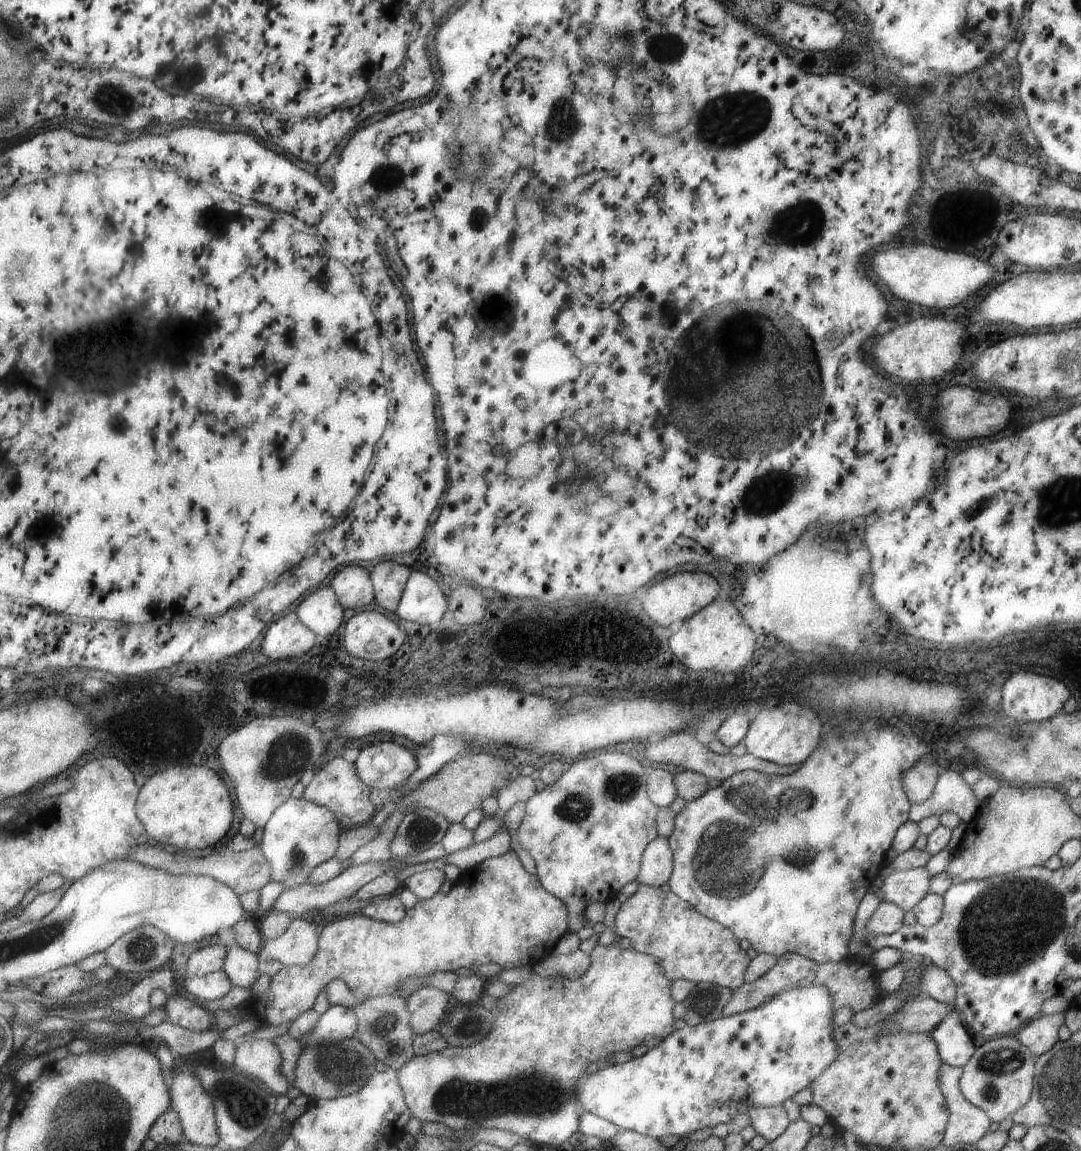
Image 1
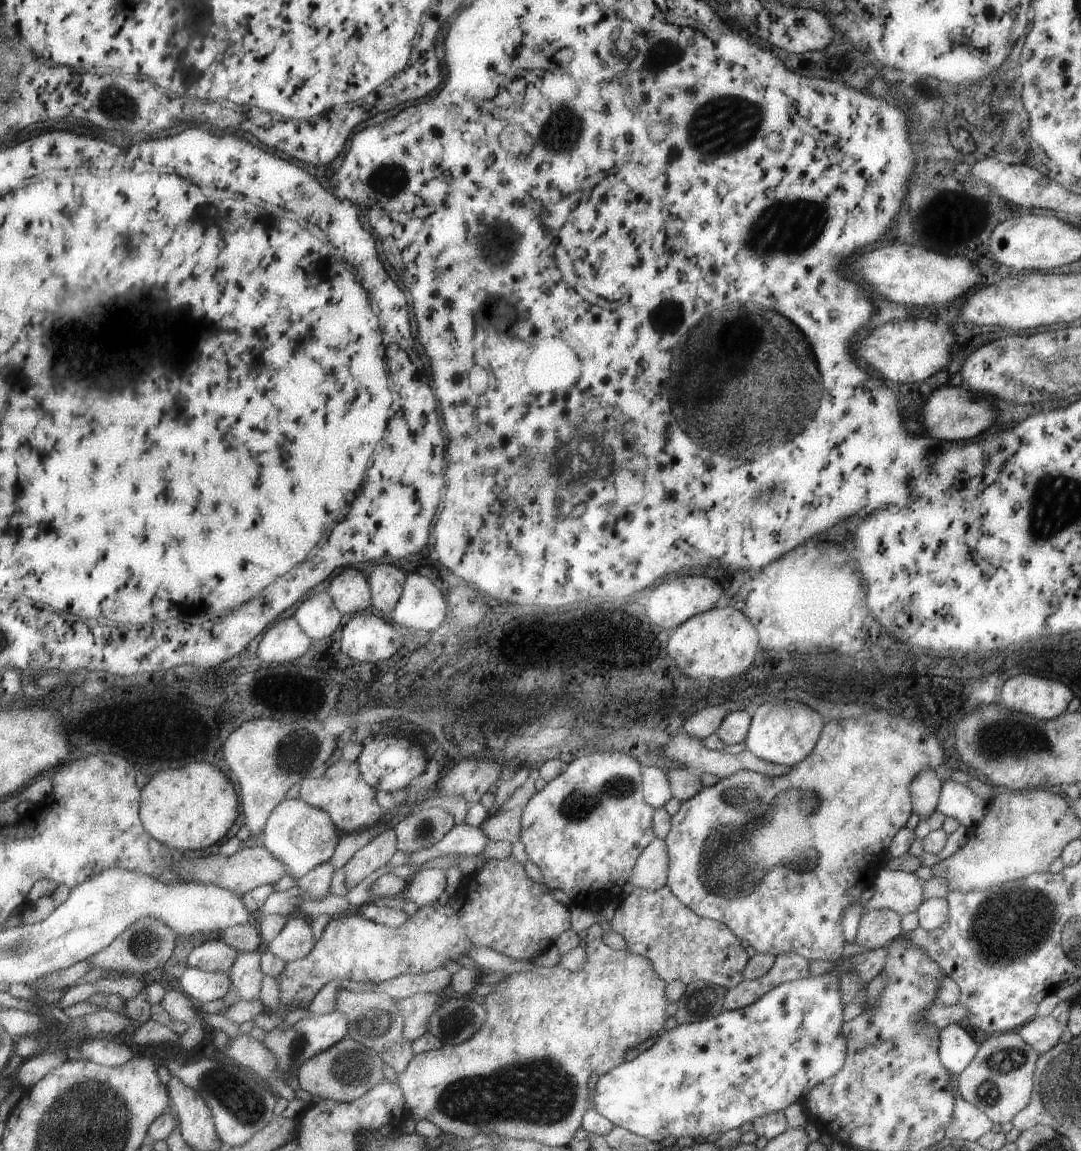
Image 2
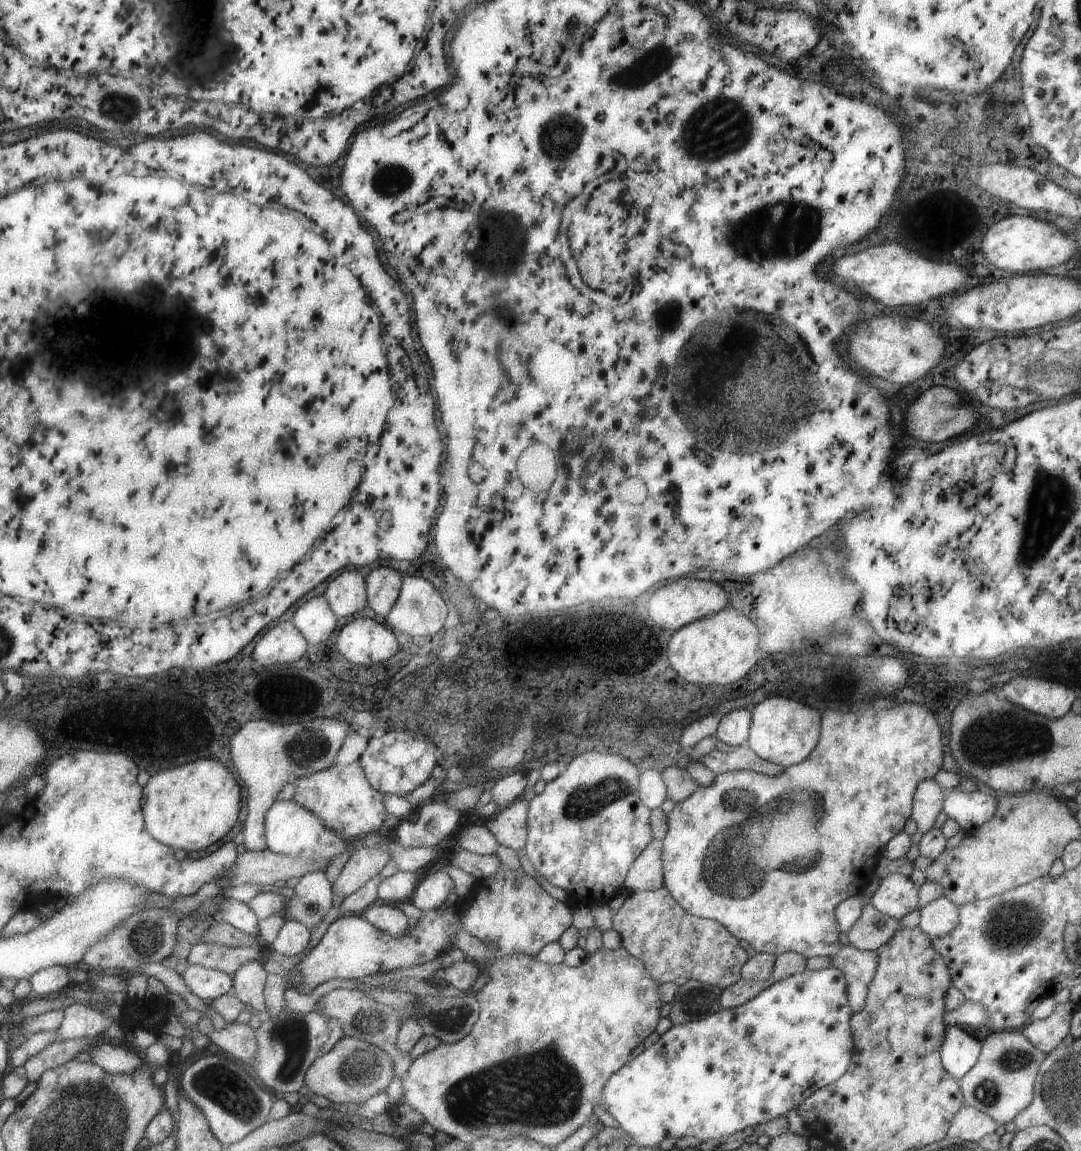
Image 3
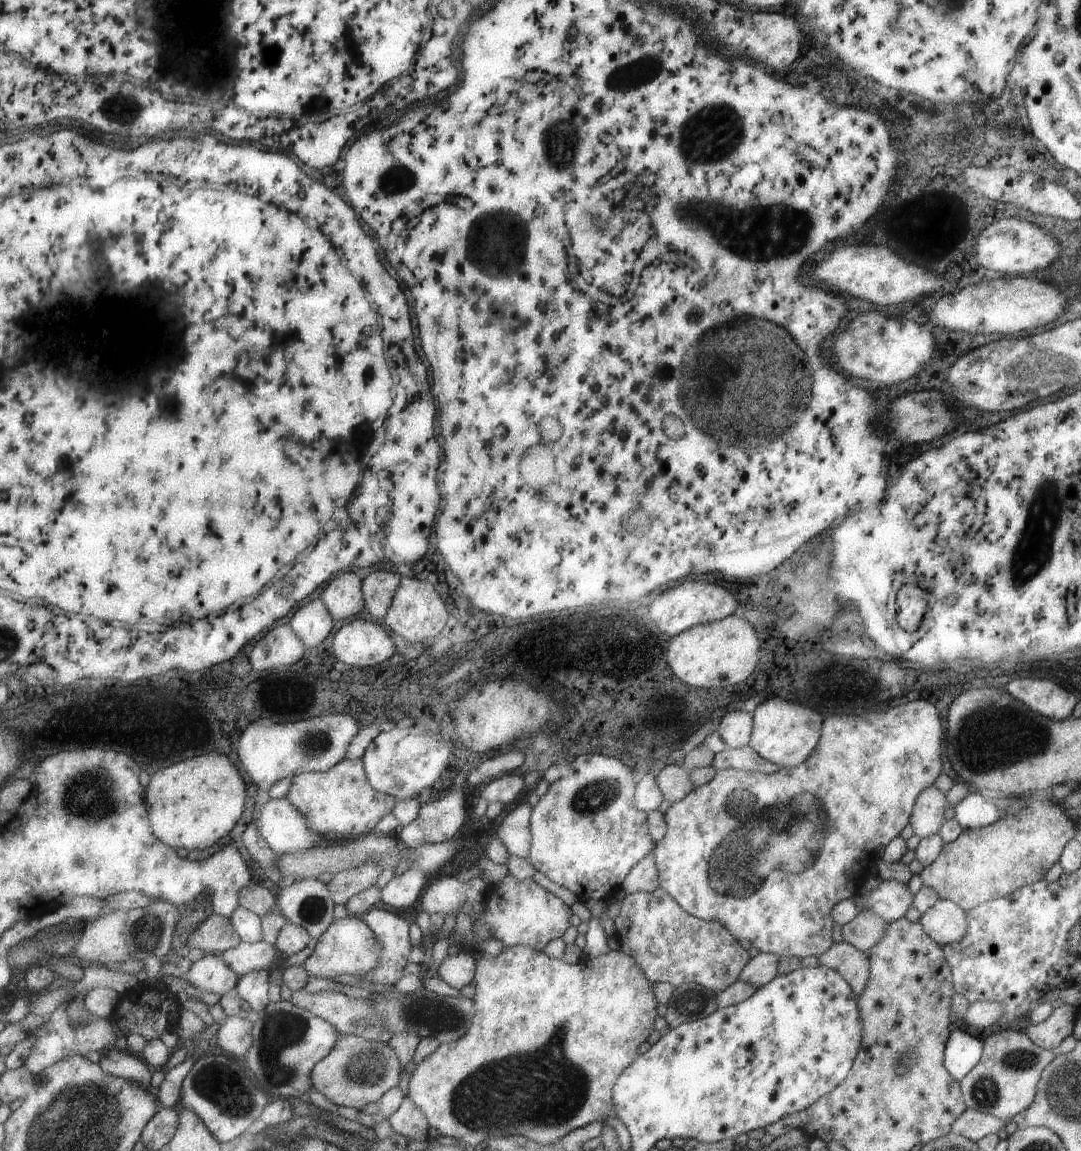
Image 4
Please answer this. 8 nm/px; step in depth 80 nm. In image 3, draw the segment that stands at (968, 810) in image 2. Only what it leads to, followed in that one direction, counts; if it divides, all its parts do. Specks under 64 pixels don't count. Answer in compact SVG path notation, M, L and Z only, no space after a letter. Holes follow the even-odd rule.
M959 789L943 791L942 811L952 818L966 834L981 826L994 815L997 795L984 789L963 792Z

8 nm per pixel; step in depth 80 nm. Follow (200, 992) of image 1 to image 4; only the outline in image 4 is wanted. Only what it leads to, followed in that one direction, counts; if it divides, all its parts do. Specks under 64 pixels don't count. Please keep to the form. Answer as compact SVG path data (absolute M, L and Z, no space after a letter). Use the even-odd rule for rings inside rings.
M208 954L199 962L192 963L186 980L195 986L197 990L212 992L222 997L224 994L231 992L238 985L239 977L240 976L222 959L221 954Z

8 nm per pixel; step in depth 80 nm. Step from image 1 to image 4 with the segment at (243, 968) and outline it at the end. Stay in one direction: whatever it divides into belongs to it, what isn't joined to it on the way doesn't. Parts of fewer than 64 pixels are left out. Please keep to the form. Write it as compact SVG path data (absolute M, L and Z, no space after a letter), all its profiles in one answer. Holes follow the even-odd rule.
M267 969L252 970L239 977L236 986L247 1009L263 1012L270 1005L270 971Z

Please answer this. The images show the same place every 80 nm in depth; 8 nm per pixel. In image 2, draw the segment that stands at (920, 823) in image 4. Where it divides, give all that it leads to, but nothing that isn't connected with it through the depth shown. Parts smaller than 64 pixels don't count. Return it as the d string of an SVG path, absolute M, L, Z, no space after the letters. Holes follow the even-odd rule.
M933 769L920 770L909 781L910 801L920 820L927 818L934 810L941 788L939 778Z

